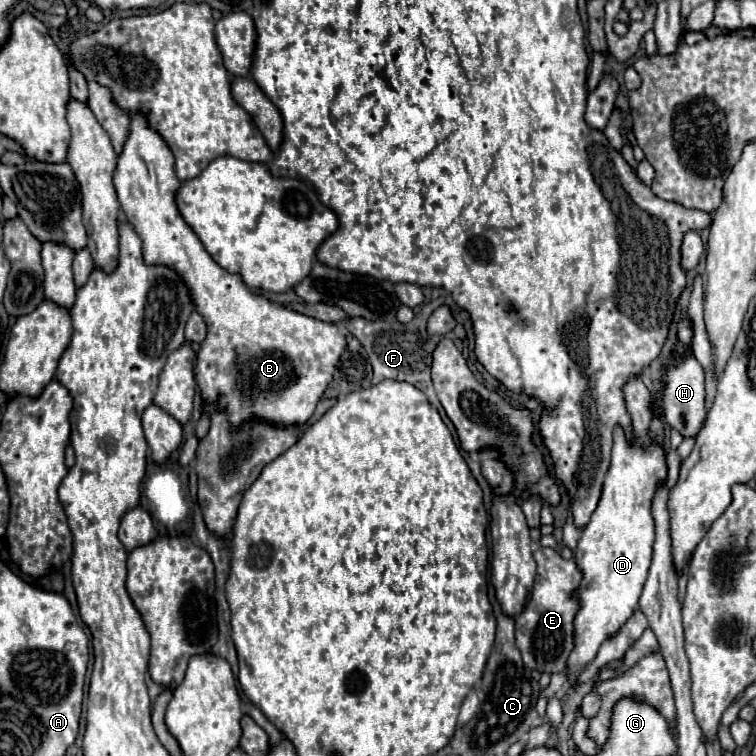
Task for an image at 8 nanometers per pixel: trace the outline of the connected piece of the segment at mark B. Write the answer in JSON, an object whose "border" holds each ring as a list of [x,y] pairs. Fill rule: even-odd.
{"border":[[[133,113],[131,117],[127,141],[123,145],[123,151],[117,157],[113,183],[117,189],[125,219],[135,227],[135,231],[143,241],[145,261],[151,265],[169,265],[183,277],[183,281],[191,289],[197,311],[203,315],[209,327],[195,363],[195,379],[201,389],[201,397],[209,401],[207,409],[213,411],[217,405],[225,405],[227,417],[233,427],[241,425],[245,419],[253,415],[277,425],[305,423],[313,415],[321,395],[325,393],[327,385],[331,383],[337,371],[337,363],[347,345],[345,335],[339,333],[335,323],[325,323],[325,321],[301,315],[293,309],[287,309],[259,295],[253,295],[245,287],[239,275],[227,273],[211,259],[211,255],[201,245],[199,237],[193,233],[193,229],[189,229],[181,213],[177,213],[175,197],[177,197],[177,189],[181,187],[181,181],[175,175],[175,157],[169,145],[165,145],[165,139],[159,133],[153,133],[153,129],[149,129],[149,121],[145,121],[145,113]]]}

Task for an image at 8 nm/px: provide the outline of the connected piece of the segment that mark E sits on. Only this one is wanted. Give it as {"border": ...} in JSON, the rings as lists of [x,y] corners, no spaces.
{"border":[[[551,547],[535,549],[533,559],[537,563],[537,575],[523,611],[515,617],[515,641],[529,669],[559,673],[565,669],[567,655],[573,647],[573,617],[577,613],[577,603],[571,599],[571,591],[579,585],[581,573],[573,559],[565,561]]]}

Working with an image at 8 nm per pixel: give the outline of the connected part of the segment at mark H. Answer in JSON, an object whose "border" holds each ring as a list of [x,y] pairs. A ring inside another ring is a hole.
{"border":[[[693,351],[681,357],[681,363],[667,367],[663,373],[663,409],[665,419],[671,427],[681,431],[683,437],[693,437],[699,433],[705,419],[705,373],[697,363]]]}

